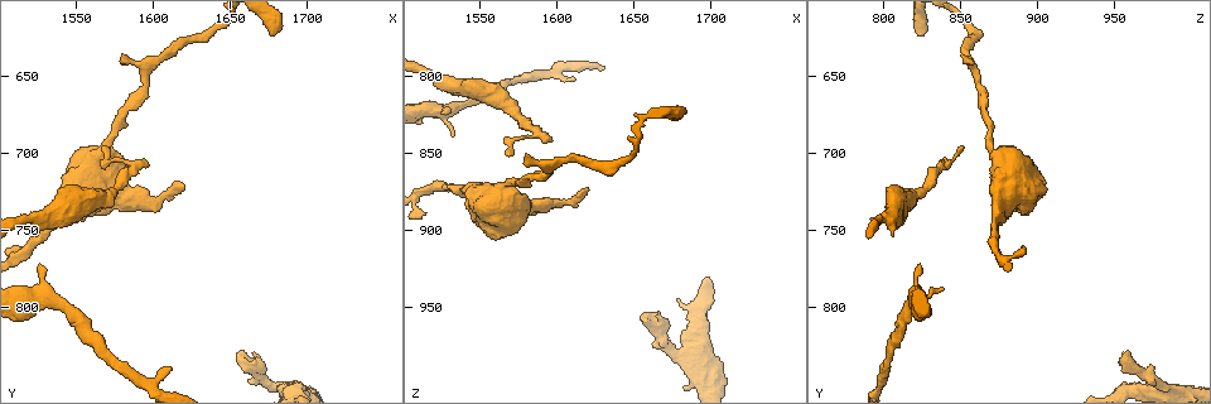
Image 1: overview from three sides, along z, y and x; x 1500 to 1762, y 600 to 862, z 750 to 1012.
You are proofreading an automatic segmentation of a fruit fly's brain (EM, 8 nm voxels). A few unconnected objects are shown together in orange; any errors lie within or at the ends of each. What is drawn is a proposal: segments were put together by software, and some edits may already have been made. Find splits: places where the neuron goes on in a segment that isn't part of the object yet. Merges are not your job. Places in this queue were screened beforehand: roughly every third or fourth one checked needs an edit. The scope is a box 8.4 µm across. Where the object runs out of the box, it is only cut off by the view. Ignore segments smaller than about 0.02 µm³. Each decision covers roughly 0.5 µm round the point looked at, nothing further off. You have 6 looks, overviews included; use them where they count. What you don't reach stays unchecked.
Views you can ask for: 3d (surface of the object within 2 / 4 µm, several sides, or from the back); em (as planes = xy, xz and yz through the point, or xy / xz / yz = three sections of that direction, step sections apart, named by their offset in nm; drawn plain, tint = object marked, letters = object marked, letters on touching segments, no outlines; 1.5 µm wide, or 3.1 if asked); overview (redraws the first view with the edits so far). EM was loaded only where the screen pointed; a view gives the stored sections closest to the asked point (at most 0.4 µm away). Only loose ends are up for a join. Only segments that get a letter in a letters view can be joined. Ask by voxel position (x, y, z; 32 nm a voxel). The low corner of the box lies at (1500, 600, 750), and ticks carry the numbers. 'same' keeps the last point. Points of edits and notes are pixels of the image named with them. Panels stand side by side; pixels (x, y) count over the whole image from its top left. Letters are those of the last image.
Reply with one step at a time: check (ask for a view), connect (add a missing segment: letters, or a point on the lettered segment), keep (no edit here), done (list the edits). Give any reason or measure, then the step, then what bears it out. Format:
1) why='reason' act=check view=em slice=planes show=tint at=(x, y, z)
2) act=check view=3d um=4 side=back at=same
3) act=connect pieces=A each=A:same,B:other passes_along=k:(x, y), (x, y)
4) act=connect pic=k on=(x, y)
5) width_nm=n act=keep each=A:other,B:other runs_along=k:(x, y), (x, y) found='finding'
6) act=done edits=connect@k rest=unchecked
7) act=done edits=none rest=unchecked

why='an open end' act=check view=3d um=2 side=back at=(1598, 708, 842)

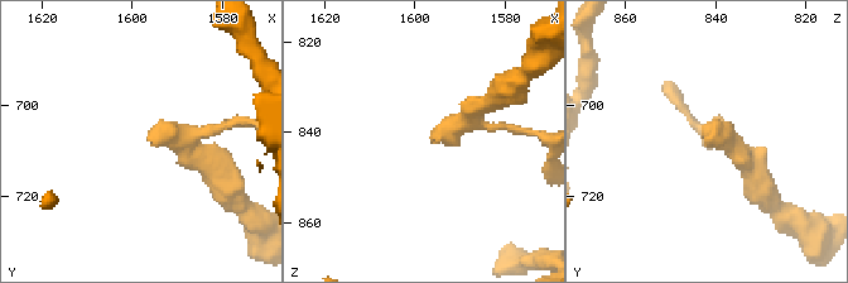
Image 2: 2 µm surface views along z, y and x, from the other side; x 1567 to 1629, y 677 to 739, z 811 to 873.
why='shape alone is not enough' act=check view=em slice=planes show=tint at=(1597, 708, 843)

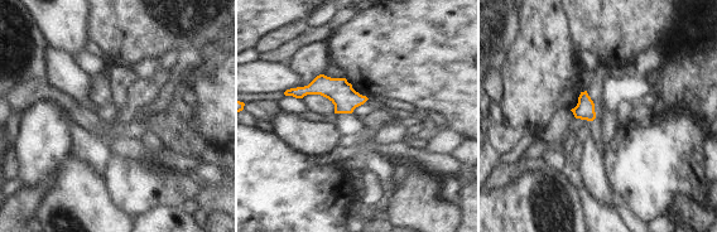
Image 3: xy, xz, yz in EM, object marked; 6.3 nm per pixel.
why='what lies round it' act=check view=em slice=planes show=letters at=same

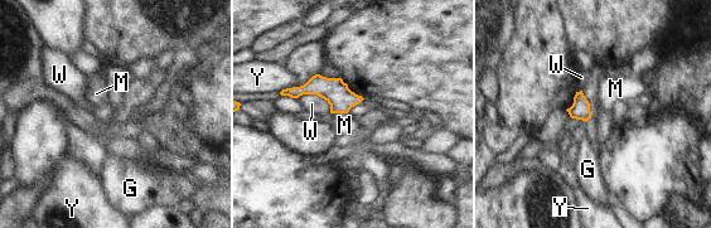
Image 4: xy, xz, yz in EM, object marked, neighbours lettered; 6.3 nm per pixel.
width_nm=110 longest_contact=W:240nm act=connect pieces=M each=G:other,M:same,W:other,Y:other found='it goes on there'

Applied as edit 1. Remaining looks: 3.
why='branch stops here' act=check view=3d um=4 at=(1658, 828, 960)

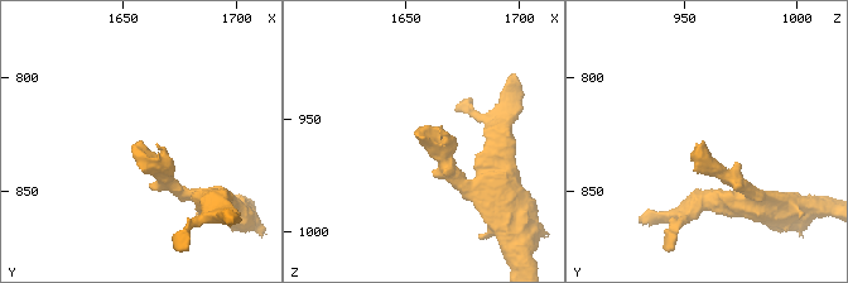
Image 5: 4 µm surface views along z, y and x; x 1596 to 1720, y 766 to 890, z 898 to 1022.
act=check view=em slice=planes show=tint at=(1656, 828, 960)

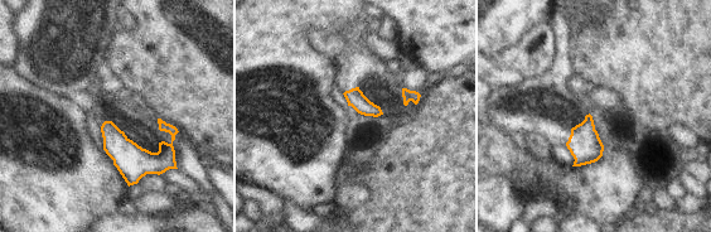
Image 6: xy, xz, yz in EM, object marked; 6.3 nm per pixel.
why='what lies round it' act=check view=em slice=planes show=letters at=same

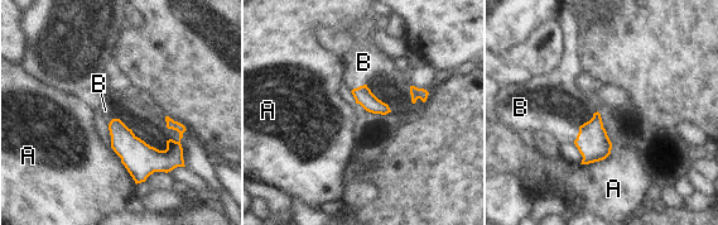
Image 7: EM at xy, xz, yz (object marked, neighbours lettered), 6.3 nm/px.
act=connect pieces=B each=A:other,B:same passes_along=7:(362, 95), (358, 87), (364, 62) found='it goes on there'

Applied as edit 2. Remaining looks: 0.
act=done edits=connect@4,connect@7 rest=unchecked

